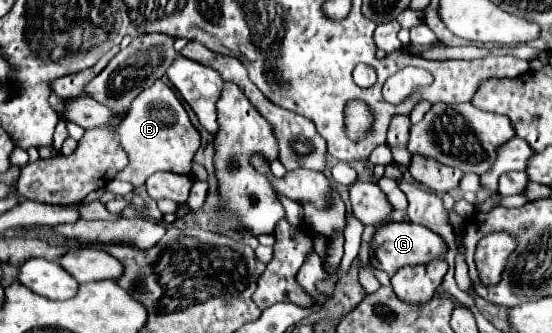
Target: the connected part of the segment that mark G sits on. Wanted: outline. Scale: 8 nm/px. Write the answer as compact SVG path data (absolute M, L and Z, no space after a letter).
M385 223L375 231L375 235L371 239L371 255L375 257L373 267L387 271L389 275L393 275L397 269L401 269L405 265L429 263L431 259L443 257L445 251L447 251L447 247L439 235L435 235L433 231L429 231L423 225L415 225L415 223Z

